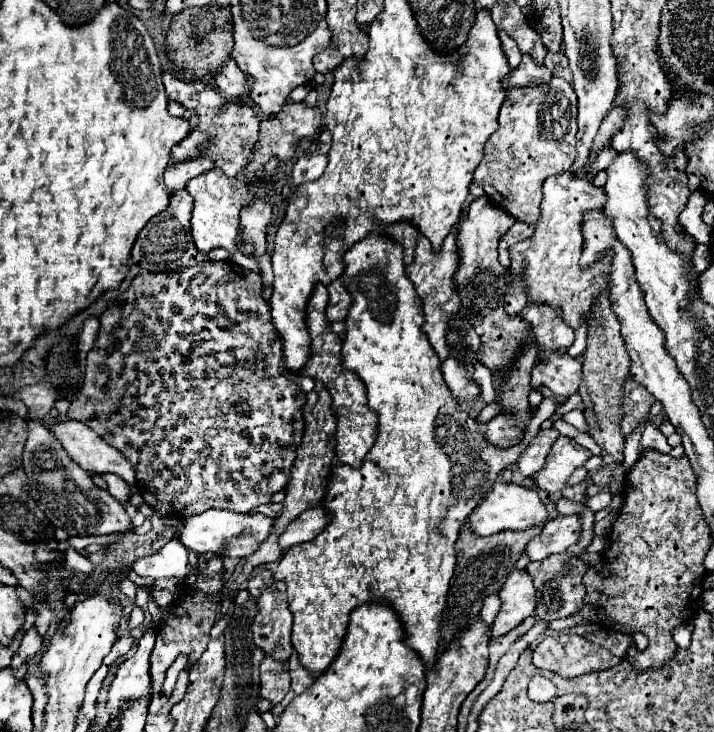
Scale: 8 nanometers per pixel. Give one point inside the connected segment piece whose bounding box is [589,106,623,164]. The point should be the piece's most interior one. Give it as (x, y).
(614, 121)

